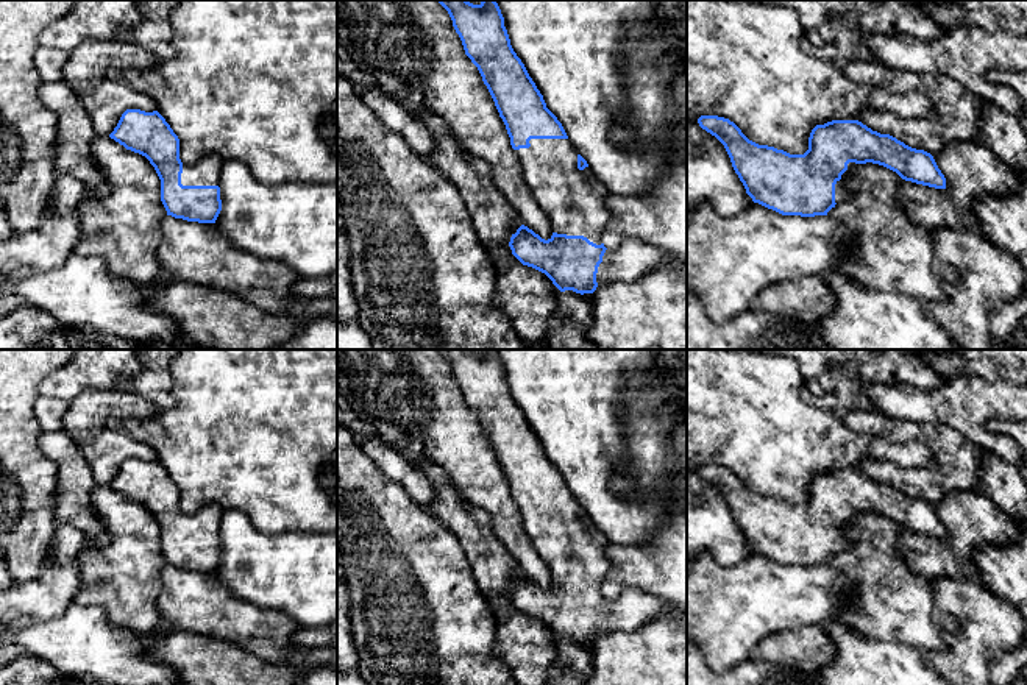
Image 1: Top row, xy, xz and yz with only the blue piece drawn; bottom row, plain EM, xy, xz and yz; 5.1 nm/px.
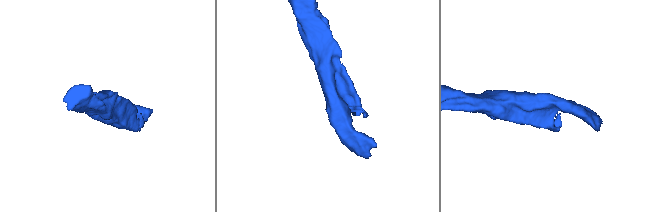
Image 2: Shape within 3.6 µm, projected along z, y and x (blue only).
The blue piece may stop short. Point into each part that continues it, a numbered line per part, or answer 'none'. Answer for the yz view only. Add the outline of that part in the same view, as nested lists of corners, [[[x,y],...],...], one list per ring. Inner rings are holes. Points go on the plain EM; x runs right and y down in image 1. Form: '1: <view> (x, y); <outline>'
1: yz (840, 540); [[[855,512],[848,513],[848,520],[841,524],[841,529],[835,534],[835,552],[843,551],[848,546],[848,540],[844,537],[844,527],[857,516]]]

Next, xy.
1: xy (206, 521); [[[206,506],[195,515],[183,513],[183,535],[219,535],[220,518],[223,509],[219,506]]]

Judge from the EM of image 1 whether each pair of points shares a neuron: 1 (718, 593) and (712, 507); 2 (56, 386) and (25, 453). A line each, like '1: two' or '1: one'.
1: two
2: two

